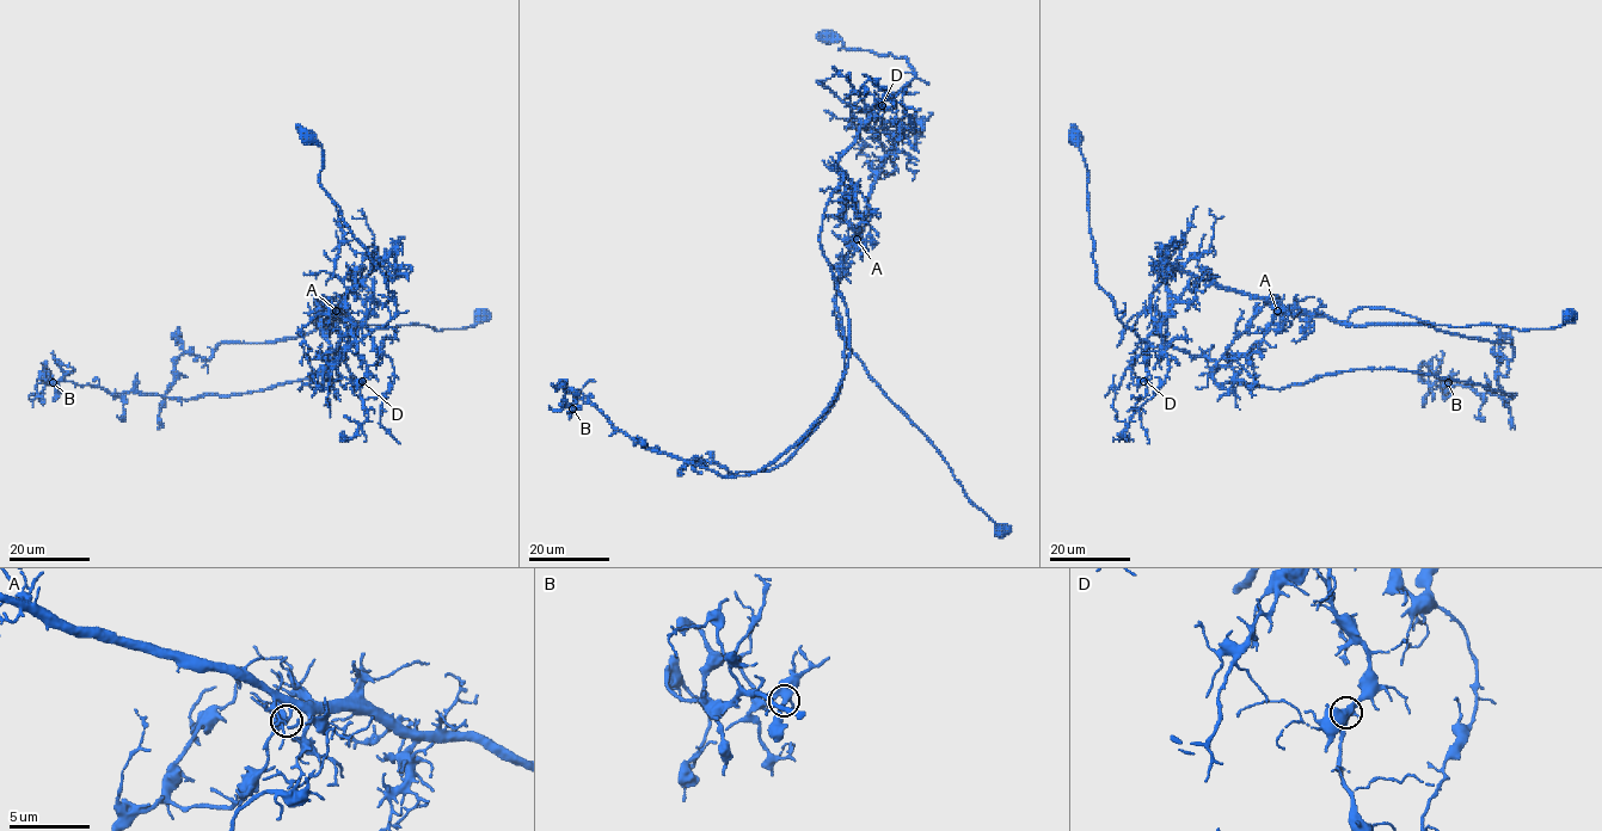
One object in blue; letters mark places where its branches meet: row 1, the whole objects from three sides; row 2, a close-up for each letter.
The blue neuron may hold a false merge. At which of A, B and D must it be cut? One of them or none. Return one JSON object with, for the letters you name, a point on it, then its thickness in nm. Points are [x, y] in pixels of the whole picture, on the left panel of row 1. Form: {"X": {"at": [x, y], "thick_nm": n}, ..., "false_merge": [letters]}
{"A": {"at": [336, 311], "thick_nm": 400}, "false_merge": ["A"]}

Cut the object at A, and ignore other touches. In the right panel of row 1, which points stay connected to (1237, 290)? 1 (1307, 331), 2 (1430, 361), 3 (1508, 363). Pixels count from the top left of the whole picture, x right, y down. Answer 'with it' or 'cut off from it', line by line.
1: with it
2: cut off from it
3: with it

